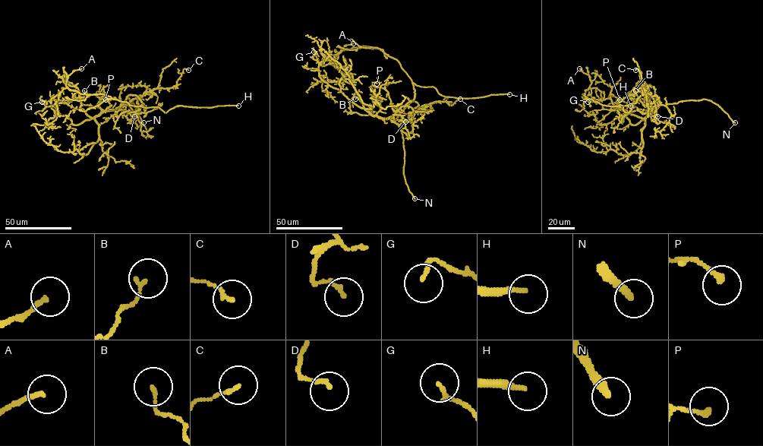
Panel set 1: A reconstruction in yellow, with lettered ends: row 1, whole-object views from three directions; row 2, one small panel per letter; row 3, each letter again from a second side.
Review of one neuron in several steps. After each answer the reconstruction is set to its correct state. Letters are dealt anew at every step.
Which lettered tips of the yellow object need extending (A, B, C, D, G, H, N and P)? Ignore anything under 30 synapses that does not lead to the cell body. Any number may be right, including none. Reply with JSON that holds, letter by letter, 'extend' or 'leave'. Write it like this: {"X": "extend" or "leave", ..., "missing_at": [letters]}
{"A": "leave", "B": "leave", "C": "leave", "D": "leave", "G": "leave", "H": "extend", "N": "extend", "P": "leave", "missing_at": ["H", "N"]}

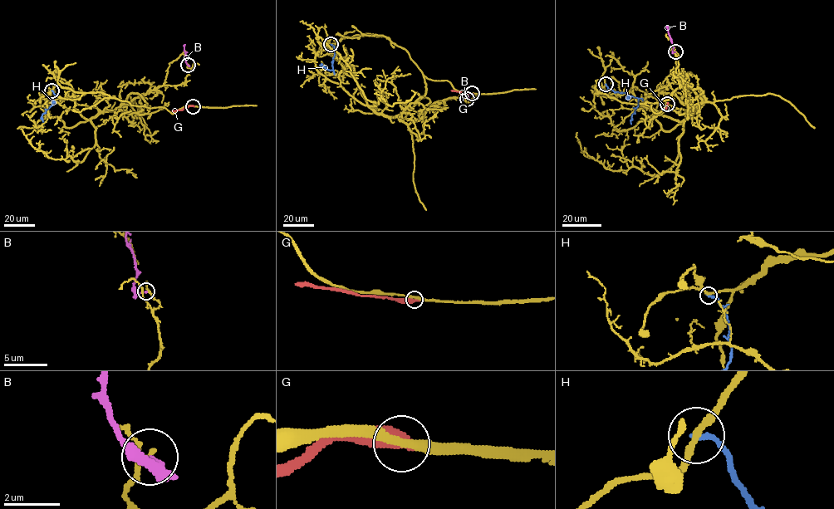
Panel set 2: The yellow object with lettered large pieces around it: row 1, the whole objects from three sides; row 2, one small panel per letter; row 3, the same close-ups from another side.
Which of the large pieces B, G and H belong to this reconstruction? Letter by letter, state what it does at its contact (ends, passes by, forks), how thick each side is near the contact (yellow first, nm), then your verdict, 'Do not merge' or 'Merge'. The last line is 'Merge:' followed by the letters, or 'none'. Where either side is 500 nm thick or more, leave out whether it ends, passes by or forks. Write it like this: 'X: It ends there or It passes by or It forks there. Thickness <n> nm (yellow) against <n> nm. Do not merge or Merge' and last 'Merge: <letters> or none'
B: It ends there. Thickness 150 nm (yellow) against 170 nm. Do not merge
G: Thickness 280 nm (yellow) against 550 nm. Do not merge
H: It ends there. Thickness 220 nm (yellow) against 180 nm. Do not merge
Merge: none

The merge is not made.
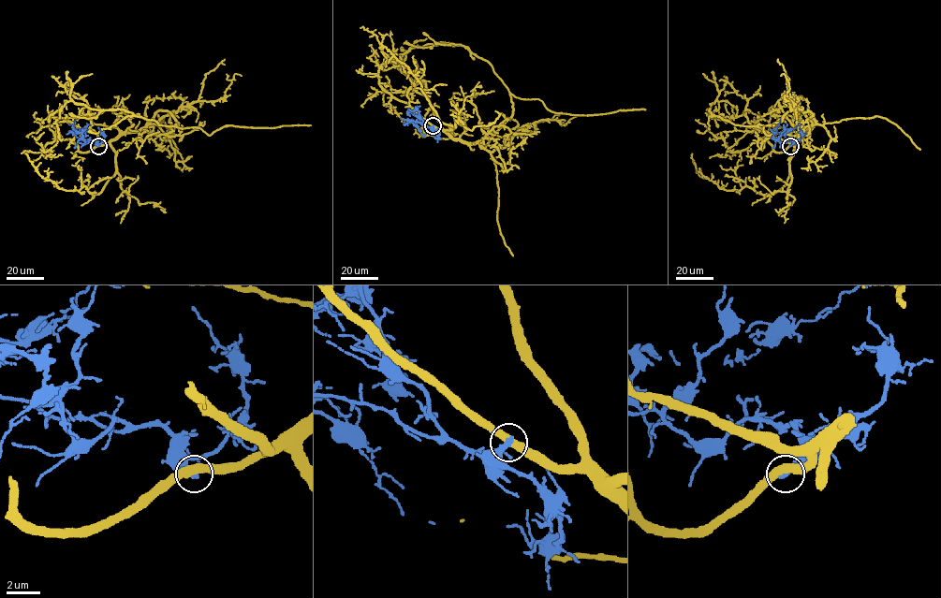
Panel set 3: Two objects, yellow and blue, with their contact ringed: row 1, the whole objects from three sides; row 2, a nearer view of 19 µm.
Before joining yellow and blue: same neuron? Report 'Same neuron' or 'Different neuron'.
Different neuron

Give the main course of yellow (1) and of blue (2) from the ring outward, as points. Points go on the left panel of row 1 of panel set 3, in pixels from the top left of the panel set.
1: (98, 146), (139, 131), (159, 110), (178, 123), (78, 105), (72, 84), (92, 74)
2: (98, 146), (95, 140), (85, 142), (81, 138), (73, 128), (75, 119)

